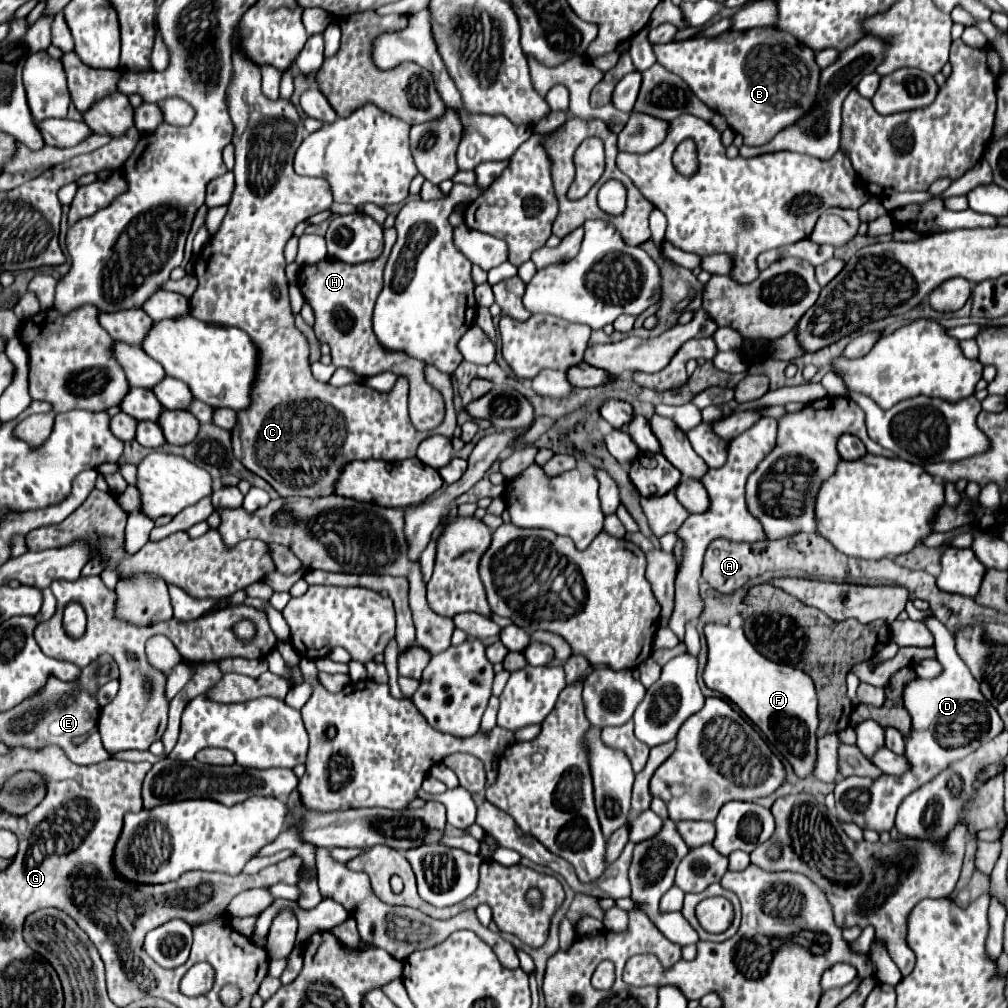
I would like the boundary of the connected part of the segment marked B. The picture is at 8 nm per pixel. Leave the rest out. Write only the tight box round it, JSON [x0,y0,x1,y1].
[652,28,820,146]

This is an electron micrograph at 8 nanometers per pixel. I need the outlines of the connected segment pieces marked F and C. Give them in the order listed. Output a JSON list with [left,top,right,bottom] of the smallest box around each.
[[702,624,820,778],[190,36,456,498]]

